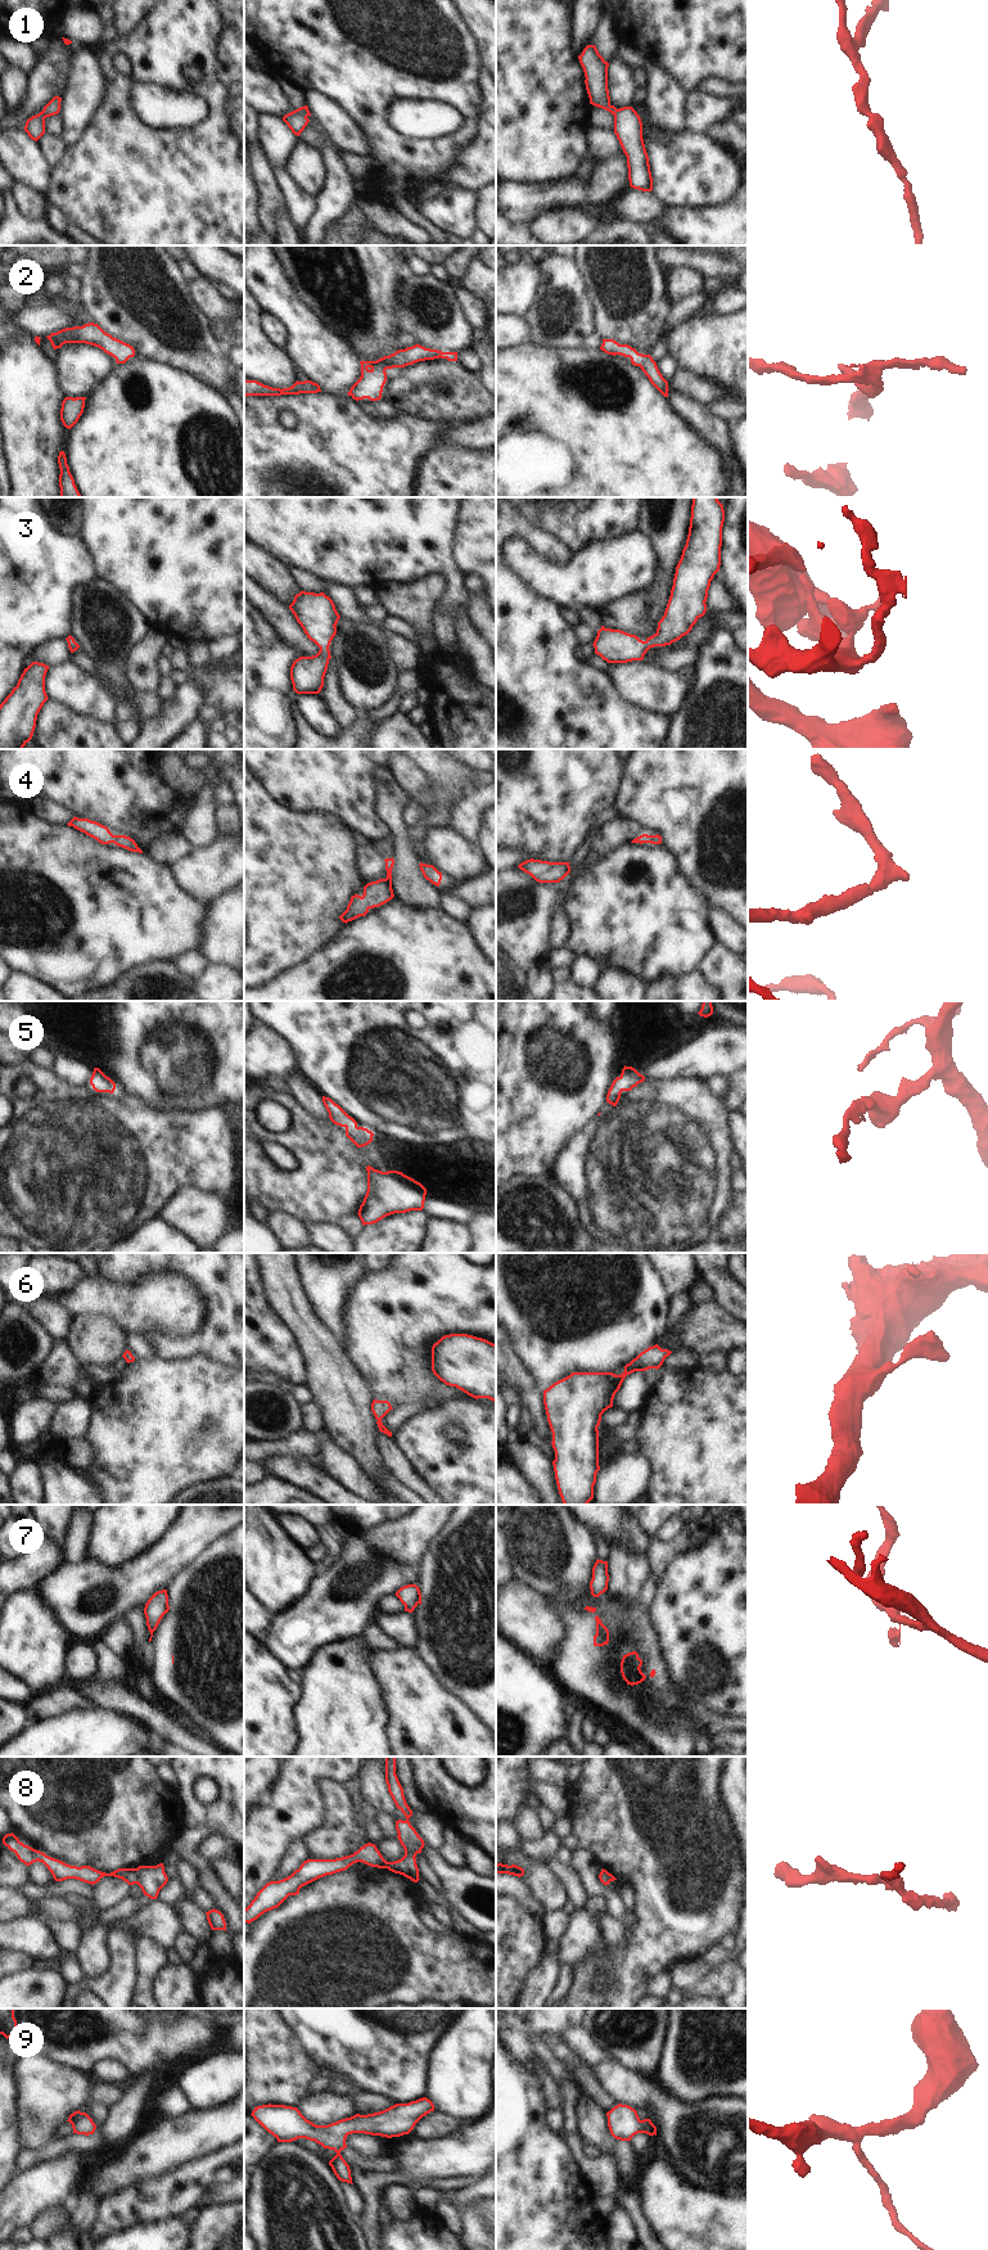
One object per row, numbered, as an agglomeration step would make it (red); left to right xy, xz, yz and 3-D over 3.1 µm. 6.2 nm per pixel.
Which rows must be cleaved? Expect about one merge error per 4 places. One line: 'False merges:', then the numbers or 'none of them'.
False merges: 7

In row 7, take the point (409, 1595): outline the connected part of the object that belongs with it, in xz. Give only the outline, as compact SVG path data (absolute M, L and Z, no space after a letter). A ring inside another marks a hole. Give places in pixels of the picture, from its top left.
M416 1584L403 1586L396 1592L396 1596L405 1605L405 1611L409 1613L412 1613L414 1609L418 1606L420 1595L420 1590Z

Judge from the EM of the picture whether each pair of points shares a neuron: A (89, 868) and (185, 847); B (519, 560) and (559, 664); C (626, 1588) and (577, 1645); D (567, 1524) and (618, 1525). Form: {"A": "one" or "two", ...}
{"A": "two", "B": "two", "C": "two", "D": "two"}

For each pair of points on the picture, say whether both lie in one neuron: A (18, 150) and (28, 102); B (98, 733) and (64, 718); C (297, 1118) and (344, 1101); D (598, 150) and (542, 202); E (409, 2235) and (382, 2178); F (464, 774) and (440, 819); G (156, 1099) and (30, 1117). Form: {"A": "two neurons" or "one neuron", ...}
{"A": "two neurons", "B": "one neuron", "C": "two neurons", "D": "two neurons", "E": "two neurons", "F": "one neuron", "G": "two neurons"}

